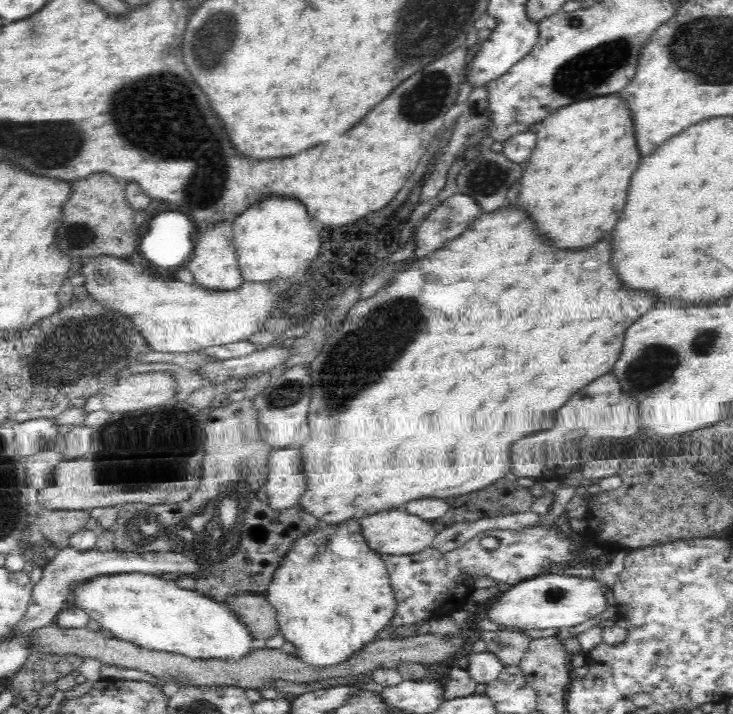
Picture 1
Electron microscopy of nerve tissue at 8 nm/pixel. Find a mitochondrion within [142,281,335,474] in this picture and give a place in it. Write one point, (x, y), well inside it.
(289, 392)

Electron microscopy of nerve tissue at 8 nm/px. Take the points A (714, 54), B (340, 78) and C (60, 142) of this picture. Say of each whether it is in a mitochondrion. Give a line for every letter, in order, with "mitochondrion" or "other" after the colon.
A: mitochondrion
B: other
C: mitochondrion

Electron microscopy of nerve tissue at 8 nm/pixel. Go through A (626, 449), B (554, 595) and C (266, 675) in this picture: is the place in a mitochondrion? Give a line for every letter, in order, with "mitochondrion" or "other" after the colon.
A: other
B: other
C: other

